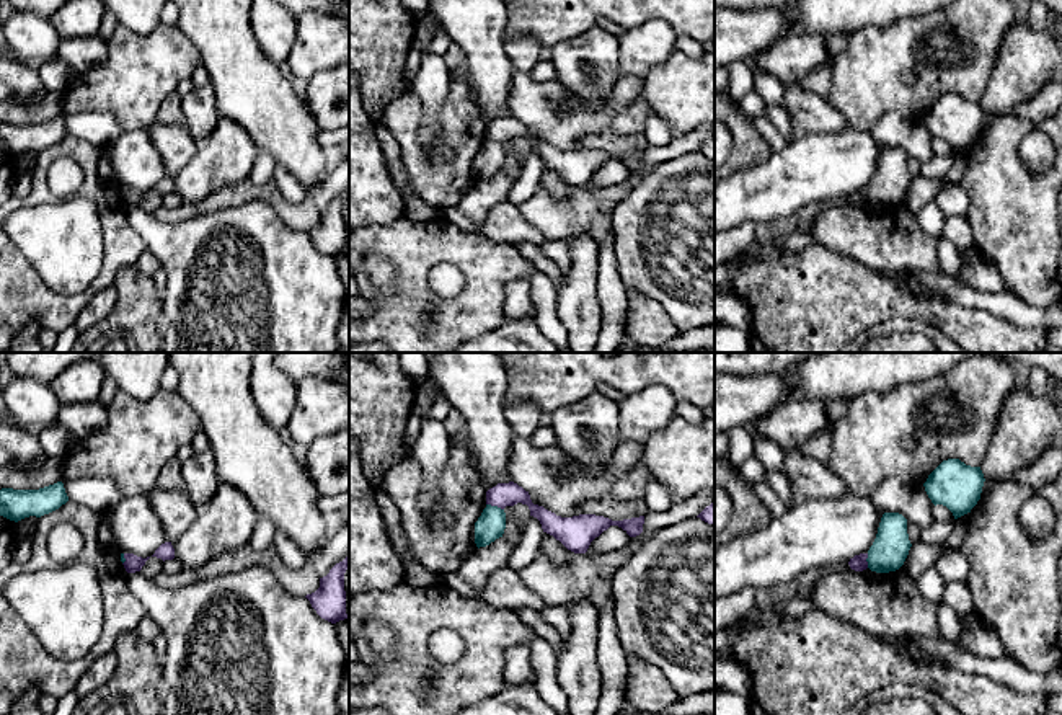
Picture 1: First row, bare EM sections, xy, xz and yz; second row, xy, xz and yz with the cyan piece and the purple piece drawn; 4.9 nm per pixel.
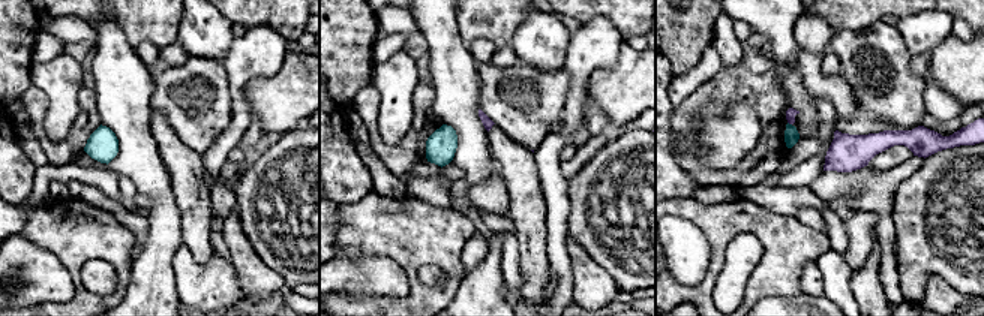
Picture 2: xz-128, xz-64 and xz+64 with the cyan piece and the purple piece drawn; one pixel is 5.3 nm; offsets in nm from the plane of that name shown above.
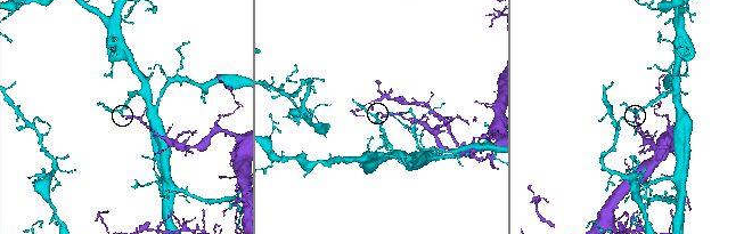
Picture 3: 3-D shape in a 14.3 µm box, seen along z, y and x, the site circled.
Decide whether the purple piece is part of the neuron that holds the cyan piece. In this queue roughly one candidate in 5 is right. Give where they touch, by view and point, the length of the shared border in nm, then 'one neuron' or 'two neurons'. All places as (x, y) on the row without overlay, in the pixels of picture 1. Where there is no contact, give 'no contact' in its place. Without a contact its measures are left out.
xz (495, 141) | 90 nm | two neurons

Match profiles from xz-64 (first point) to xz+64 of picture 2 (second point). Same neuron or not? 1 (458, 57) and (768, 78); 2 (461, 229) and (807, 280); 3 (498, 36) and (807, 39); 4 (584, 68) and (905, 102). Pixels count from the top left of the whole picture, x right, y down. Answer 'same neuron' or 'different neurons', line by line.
1: different neurons
2: different neurons
3: different neurons
4: different neurons

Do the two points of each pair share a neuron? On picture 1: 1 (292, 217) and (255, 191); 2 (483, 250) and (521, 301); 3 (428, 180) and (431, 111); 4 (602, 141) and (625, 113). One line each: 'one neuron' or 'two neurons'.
1: one neuron
2: two neurons
3: two neurons
4: two neurons

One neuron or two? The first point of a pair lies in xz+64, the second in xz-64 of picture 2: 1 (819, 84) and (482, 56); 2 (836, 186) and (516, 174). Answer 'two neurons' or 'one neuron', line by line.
1: two neurons
2: two neurons

